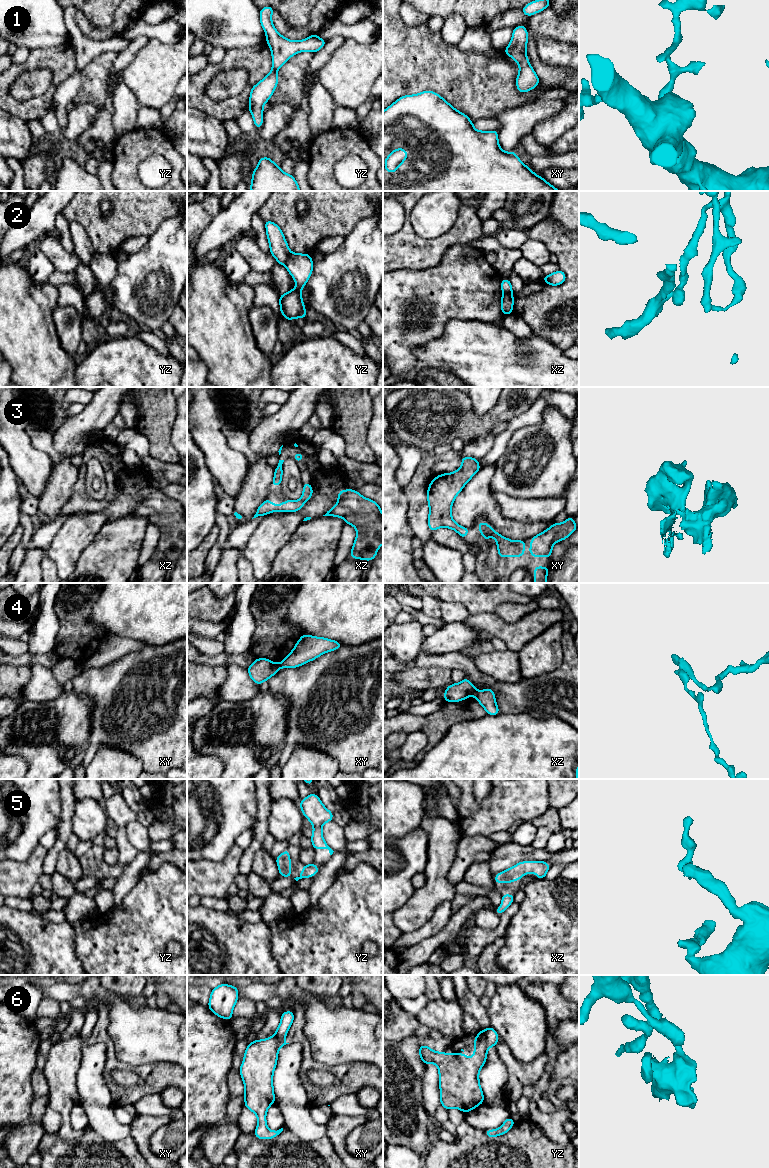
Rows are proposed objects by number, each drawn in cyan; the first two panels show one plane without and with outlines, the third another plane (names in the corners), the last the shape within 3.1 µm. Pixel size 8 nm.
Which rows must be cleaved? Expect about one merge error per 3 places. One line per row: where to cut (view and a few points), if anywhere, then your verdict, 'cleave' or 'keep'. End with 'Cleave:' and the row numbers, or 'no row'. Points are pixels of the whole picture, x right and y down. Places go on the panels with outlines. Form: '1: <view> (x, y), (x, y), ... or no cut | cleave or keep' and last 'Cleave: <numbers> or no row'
1: no cut | keep
2: yz (290, 252), (284, 264) | cleave
3: no cut | keep
4: xz (475, 690), (473, 694) | cleave
5: no cut | keep
6: yz (481, 1031), (491, 1044), (496, 1043) | cleave
Cleave: 2, 4, 6

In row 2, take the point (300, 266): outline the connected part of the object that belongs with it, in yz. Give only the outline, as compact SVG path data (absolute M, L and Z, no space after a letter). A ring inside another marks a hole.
M290 253L288 256L285 266L296 281L296 287L279 297L280 312L283 314L284 319L292 320L307 316L301 290L312 274L313 264L311 256L307 253Z

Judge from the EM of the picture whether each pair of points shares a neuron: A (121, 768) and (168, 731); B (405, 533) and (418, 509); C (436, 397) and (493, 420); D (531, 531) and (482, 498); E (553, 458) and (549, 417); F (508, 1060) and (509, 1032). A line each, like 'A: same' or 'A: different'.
A: different
B: different
C: same
D: same
E: same
F: different

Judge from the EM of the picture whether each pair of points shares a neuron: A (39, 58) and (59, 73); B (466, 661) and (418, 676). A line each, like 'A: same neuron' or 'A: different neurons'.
A: same neuron
B: different neurons

